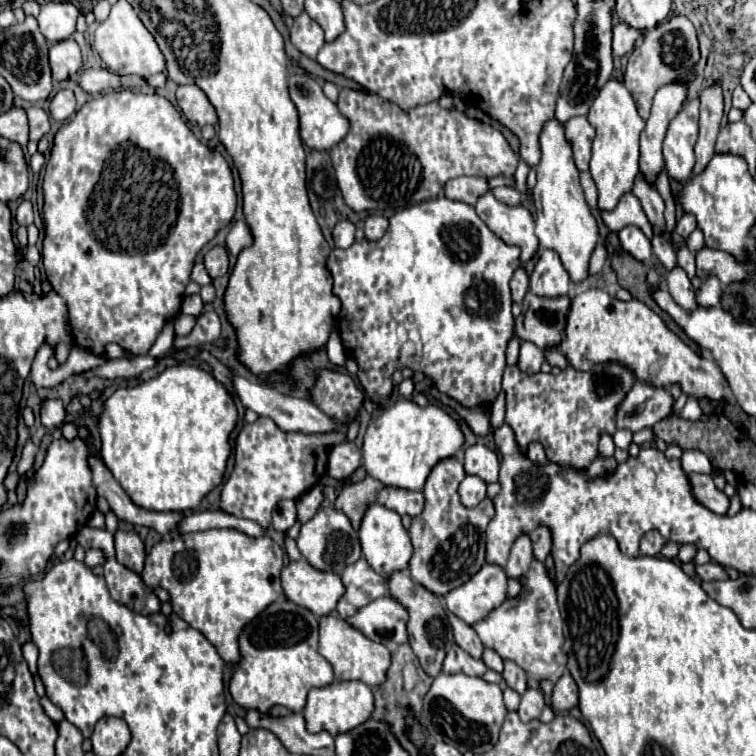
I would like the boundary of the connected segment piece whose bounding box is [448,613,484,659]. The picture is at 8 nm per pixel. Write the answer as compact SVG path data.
M448 613L448 617L450 617L450 621L452 621L452 629L454 629L454 639L456 639L456 643L458 643L470 657L482 659L484 645L482 645L482 641L480 641L480 637L476 635L476 631L474 631L468 623L464 623L464 621L460 621L458 617L454 617L452 613Z

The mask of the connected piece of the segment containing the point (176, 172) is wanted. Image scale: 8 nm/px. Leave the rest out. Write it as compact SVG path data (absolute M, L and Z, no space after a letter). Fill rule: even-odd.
M110 91L104 95L94 97L88 101L68 123L60 127L60 131L54 137L54 147L46 165L44 173L44 223L46 223L46 235L44 235L44 269L46 275L54 287L56 293L60 293L68 303L68 315L74 329L76 345L88 347L96 353L102 353L106 343L120 343L124 349L130 349L134 355L144 355L152 343L156 341L158 333L162 331L164 323L170 321L182 305L184 289L190 283L190 271L194 265L196 253L210 241L214 235L226 227L236 213L236 189L234 189L234 177L232 169L226 163L226 159L208 147L200 143L190 127L182 121L180 113L174 109L174 105L154 93L132 93L132 91Z

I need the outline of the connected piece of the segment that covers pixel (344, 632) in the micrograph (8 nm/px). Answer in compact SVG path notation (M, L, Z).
M328 615L320 619L320 655L332 665L336 681L364 681L368 687L378 687L386 681L388 667L392 663L390 651L374 641L368 641L360 631L344 625L344 621L336 615Z

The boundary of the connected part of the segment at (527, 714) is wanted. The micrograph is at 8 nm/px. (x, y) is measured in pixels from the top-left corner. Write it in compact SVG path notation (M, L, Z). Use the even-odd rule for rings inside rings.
M528 689L524 695L522 695L522 703L518 707L518 715L524 723L528 721L534 721L540 717L544 709L544 697L542 697L542 691L536 691L536 689Z

